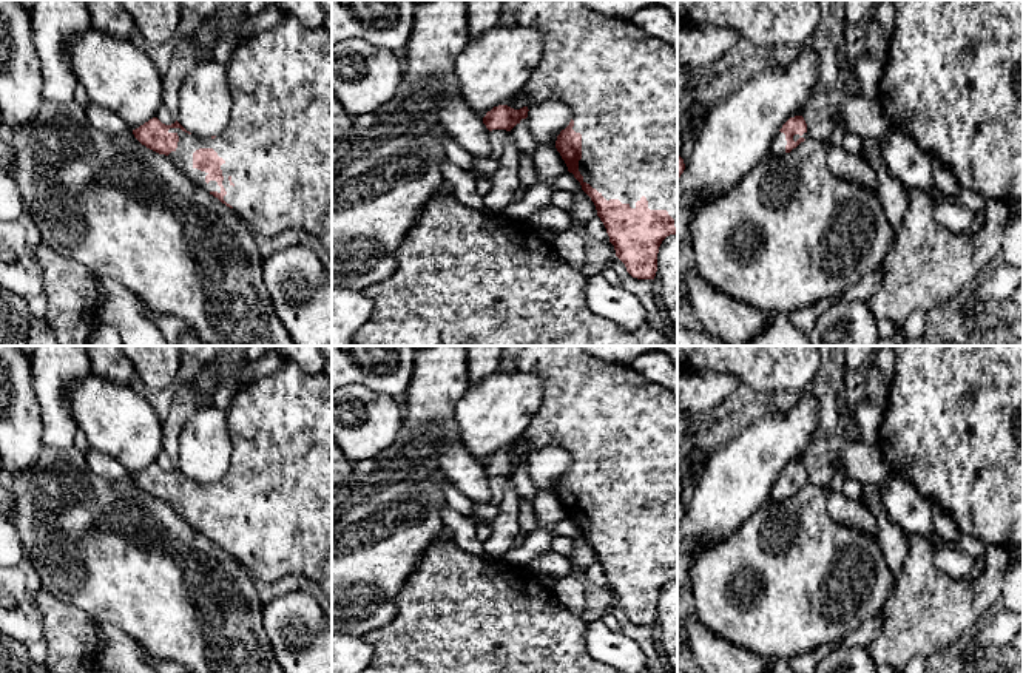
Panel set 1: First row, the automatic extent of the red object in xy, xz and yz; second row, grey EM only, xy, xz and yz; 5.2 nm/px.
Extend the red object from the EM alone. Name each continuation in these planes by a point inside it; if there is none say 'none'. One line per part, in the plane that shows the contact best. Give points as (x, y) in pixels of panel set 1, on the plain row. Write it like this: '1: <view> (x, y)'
1: xz (621, 429)

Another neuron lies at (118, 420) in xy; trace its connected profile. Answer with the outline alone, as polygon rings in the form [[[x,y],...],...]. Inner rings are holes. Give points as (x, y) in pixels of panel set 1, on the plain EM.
[[[93,372],[69,386],[69,409],[89,445],[116,458],[133,475],[156,463],[164,432],[145,395]]]

